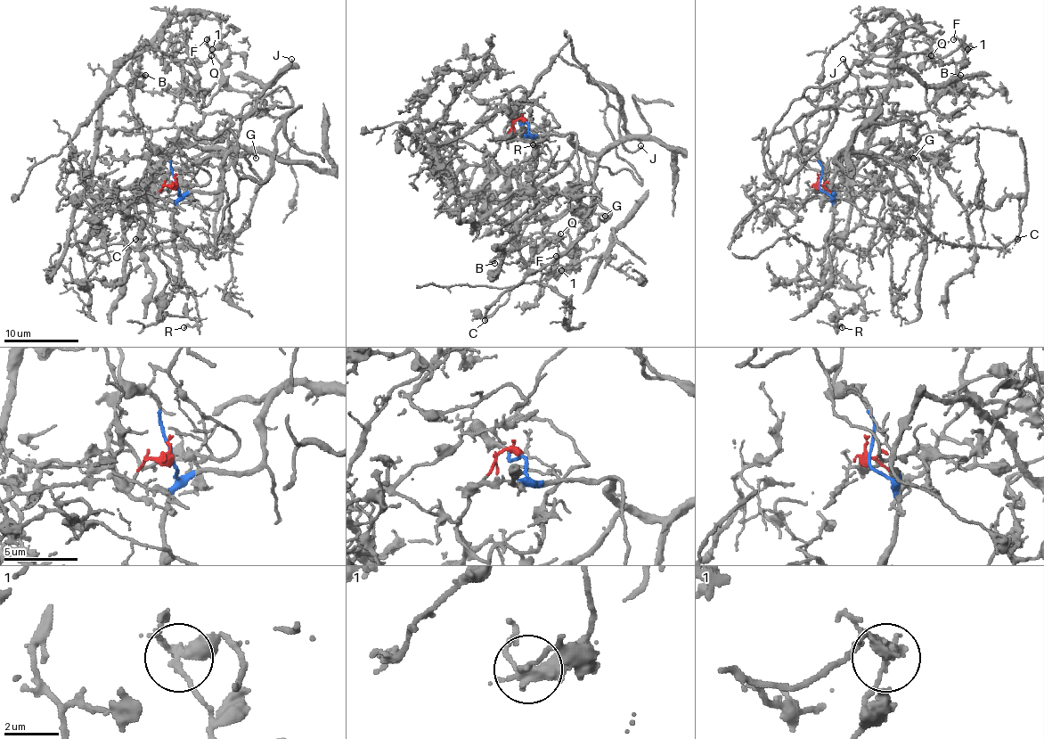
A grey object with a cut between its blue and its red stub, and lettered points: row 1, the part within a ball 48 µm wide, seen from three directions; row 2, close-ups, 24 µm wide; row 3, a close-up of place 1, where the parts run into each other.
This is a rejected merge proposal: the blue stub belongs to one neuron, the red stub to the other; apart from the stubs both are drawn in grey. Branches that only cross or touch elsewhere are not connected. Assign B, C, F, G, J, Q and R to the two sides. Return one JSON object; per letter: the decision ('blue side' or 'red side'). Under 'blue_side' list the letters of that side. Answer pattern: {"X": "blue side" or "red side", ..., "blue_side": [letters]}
{"B": "red side", "C": "blue side", "F": "red side", "G": "red side", "J": "red side", "Q": "red side", "R": "red side", "blue_side": ["C"]}

